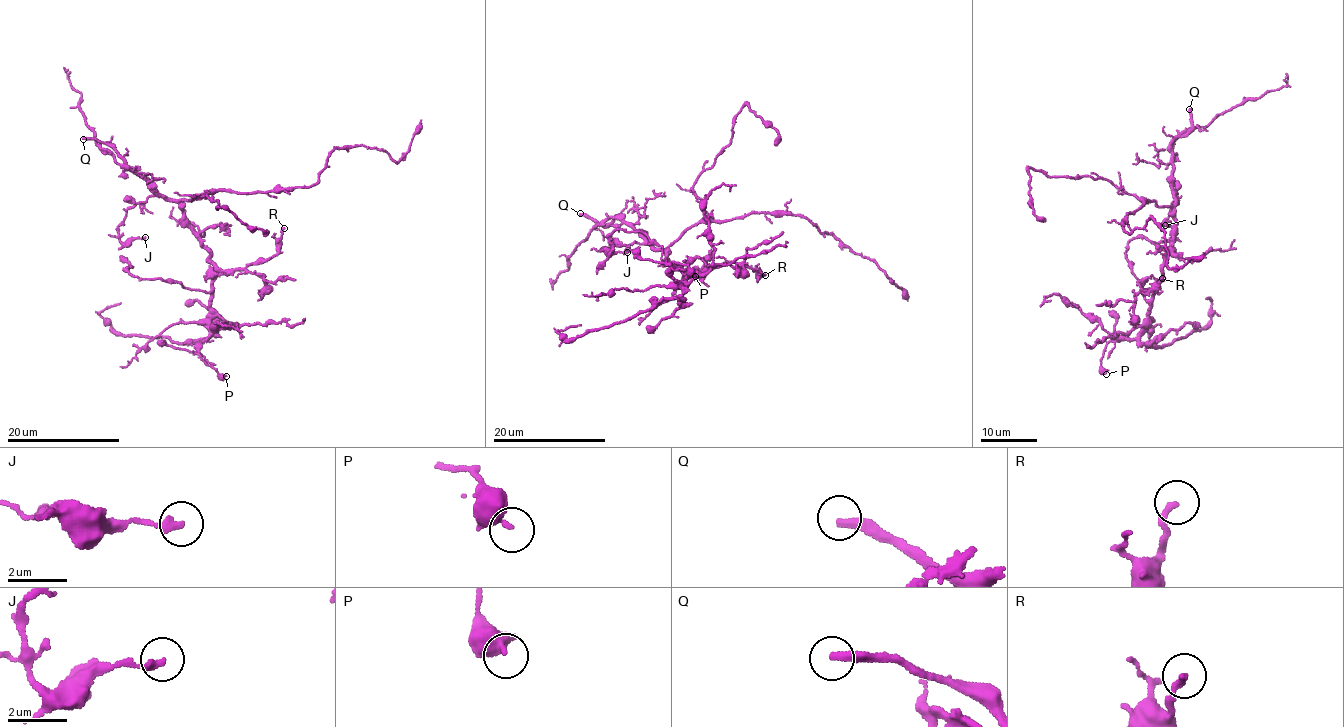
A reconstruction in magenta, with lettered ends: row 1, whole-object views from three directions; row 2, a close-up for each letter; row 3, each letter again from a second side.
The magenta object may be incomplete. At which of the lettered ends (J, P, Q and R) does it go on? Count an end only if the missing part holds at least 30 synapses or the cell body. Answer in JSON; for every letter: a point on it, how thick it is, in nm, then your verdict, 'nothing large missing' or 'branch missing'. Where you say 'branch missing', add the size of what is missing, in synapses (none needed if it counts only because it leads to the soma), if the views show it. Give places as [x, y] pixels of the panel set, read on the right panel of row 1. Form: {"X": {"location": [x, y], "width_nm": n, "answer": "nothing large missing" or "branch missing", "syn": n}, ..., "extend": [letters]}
{"J": {"location": [1165, 225], "width_nm": 260, "answer": "nothing large missing"}, "P": {"location": [1106, 374], "width_nm": 420, "answer": "nothing large missing"}, "Q": {"location": [1189, 109], "width_nm": 320, "answer": "branch missing", "syn": 100}, "R": {"location": [1162, 278], "width_nm": 220, "answer": "nothing large missing"}, "extend": ["Q"]}

